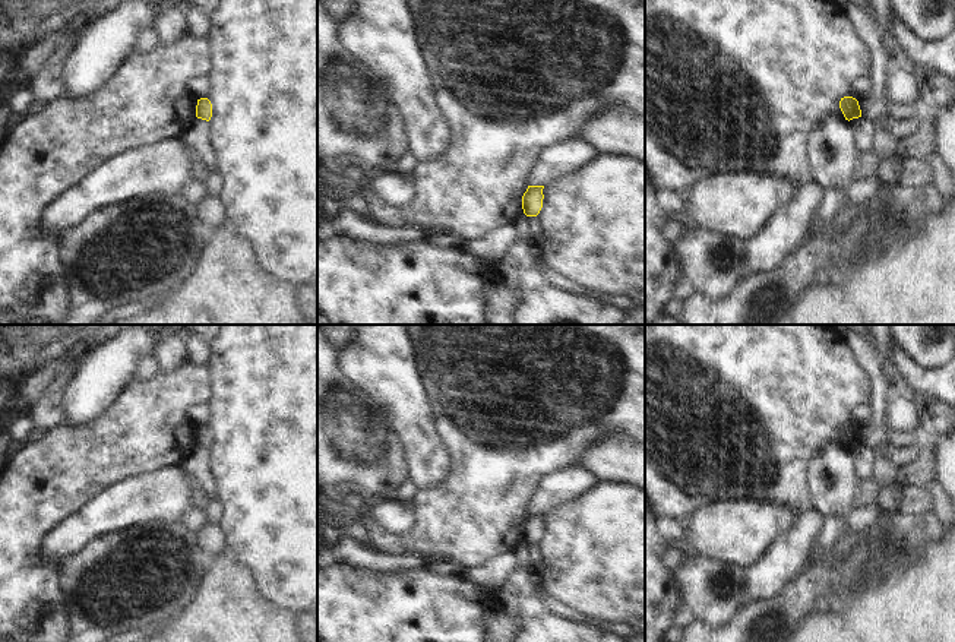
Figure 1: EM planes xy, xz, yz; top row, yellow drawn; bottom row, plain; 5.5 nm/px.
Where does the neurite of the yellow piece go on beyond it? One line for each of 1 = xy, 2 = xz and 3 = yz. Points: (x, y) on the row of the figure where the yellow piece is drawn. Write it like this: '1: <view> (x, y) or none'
1: none
2: none
3: none

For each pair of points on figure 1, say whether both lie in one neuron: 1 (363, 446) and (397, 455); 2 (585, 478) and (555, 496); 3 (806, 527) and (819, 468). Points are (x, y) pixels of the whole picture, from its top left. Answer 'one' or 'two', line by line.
1: one
2: one
3: two

